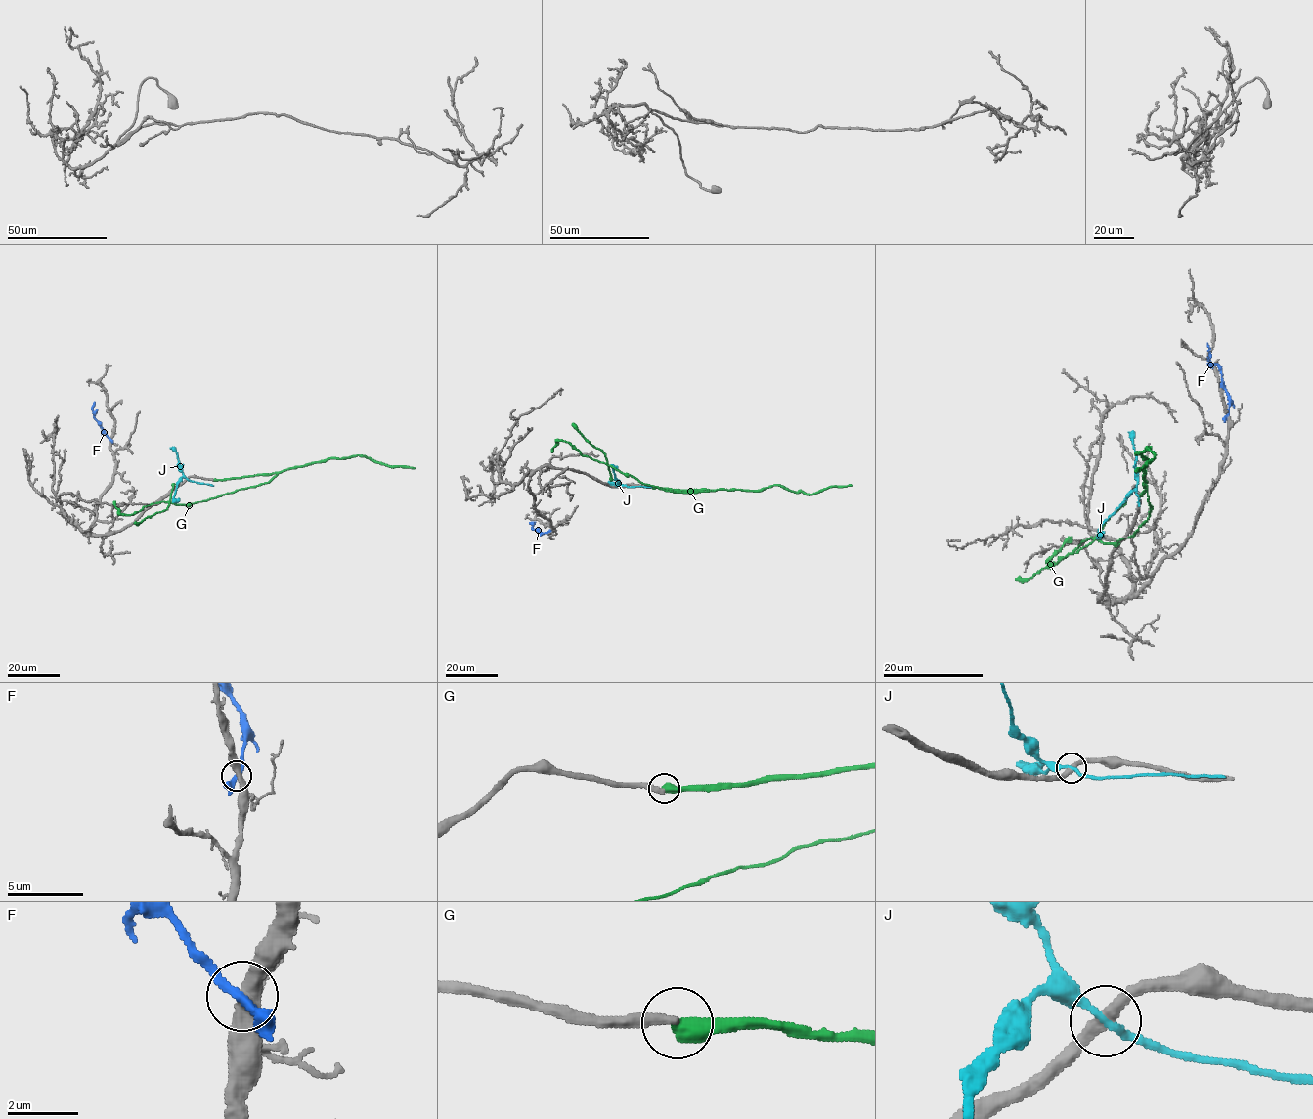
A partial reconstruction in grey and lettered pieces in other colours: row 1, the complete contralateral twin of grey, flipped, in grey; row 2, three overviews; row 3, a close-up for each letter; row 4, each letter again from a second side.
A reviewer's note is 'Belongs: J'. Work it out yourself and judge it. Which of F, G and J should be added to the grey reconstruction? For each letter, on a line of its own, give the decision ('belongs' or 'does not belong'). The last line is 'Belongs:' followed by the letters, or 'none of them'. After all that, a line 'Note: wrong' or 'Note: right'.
F: does not belong
G: does not belong
J: belongs
Belongs: J
Note: right

